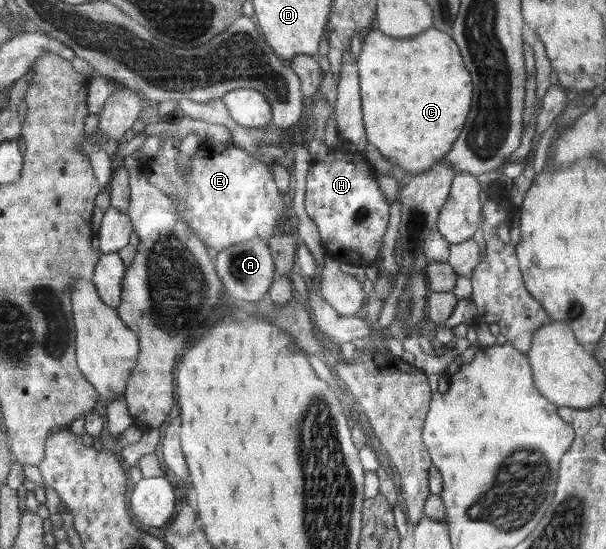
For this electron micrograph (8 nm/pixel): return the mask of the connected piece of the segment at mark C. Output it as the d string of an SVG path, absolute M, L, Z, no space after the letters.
M434 27L424 31L422 34L418 34L411 38L394 38L388 36L380 29L369 30L365 32L362 37L362 46L359 57L357 59L357 65L360 66L360 80L361 80L361 97L363 100L363 119L365 122L365 129L367 130L367 137L369 142L376 147L379 152L390 162L390 164L399 165L405 171L409 171L412 175L421 174L425 171L429 171L434 163L438 163L449 152L450 147L457 140L457 136L465 126L464 120L467 119L468 106L470 106L470 75L468 69L465 67L465 63L462 64L462 56L460 49L457 47L457 43L453 40L449 34L440 32Z

